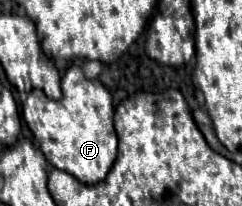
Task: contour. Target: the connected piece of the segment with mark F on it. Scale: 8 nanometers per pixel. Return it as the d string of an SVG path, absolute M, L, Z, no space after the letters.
M78 65L66 69L62 77L62 93L64 97L60 101L52 101L42 89L32 89L22 105L22 117L28 123L34 141L40 145L48 163L52 163L56 169L68 171L86 185L98 183L108 175L118 147L116 131L112 125L112 95L98 79L86 79Z

